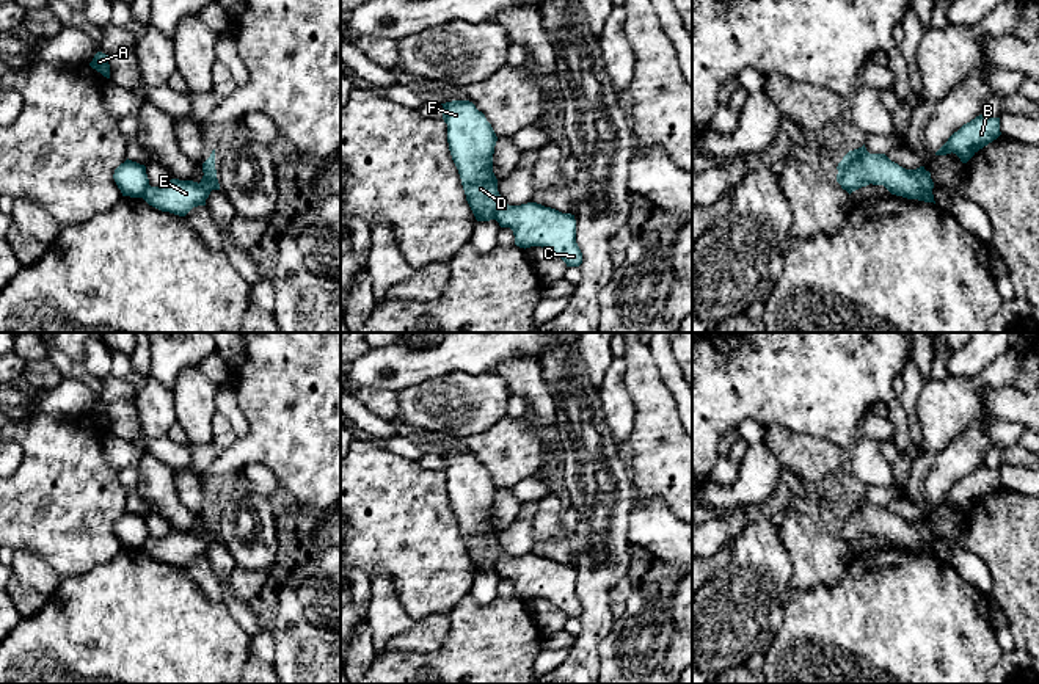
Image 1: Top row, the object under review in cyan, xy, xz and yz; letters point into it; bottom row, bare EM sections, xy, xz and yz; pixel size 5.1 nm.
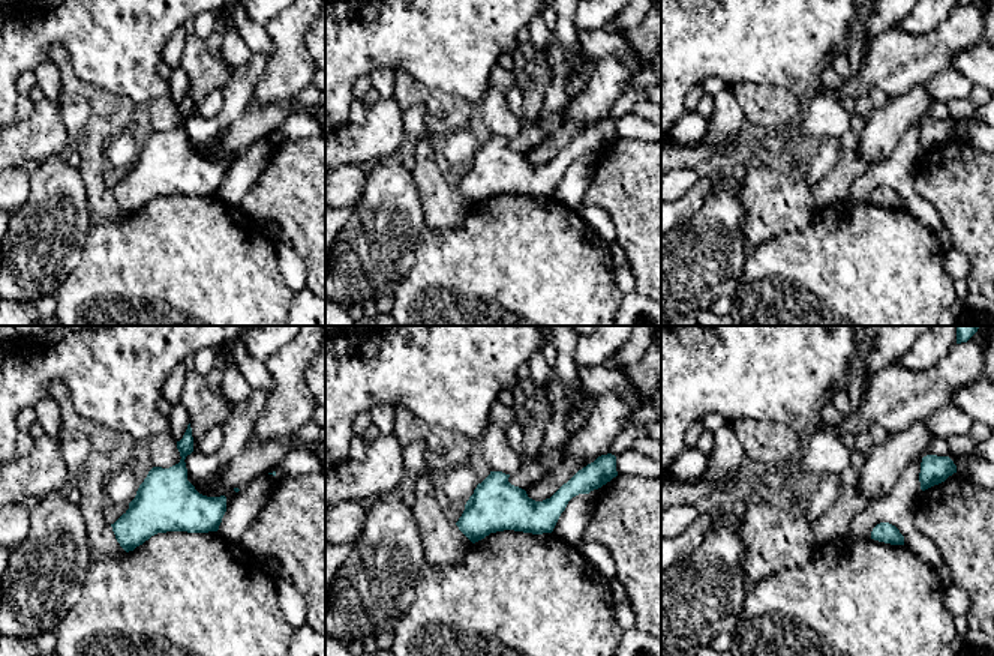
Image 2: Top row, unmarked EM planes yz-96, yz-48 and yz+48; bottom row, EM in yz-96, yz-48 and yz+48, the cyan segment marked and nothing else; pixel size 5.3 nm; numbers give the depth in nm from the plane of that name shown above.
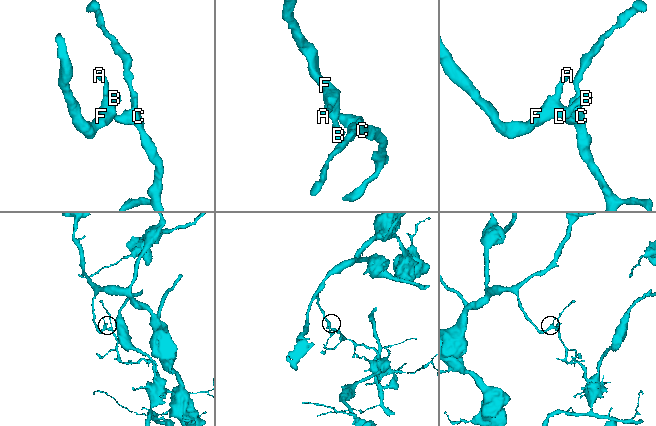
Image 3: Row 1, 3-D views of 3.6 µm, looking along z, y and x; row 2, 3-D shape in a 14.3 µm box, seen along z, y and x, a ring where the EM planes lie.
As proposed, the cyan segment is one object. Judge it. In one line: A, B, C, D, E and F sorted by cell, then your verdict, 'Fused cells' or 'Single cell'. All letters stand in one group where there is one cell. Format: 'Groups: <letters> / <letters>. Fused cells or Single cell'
Groups: A B D F / C E. Fused cells

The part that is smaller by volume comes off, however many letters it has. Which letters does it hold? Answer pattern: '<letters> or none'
C, E

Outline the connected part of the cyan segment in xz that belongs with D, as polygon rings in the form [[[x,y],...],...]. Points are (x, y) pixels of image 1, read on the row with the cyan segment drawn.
[[[469,100],[441,104],[447,143],[466,201],[477,221],[496,220],[502,199],[493,173],[498,136],[485,115]]]

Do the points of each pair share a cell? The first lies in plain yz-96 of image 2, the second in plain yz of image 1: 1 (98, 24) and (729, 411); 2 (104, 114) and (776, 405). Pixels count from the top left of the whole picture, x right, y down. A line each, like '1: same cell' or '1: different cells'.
1: same cell
2: different cells

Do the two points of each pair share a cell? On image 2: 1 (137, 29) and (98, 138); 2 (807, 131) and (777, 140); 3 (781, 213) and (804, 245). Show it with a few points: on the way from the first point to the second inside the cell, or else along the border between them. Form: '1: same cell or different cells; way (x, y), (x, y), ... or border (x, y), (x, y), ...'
1: different cells; border (81, 80), (122, 93), (138, 105)
2: same cell; way (799, 134), (793, 140), (784, 140)
3: different cells; border (817, 207), (804, 228), (781, 233), (762, 243)

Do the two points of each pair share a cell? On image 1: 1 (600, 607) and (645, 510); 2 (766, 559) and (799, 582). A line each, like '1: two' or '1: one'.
1: two
2: two

